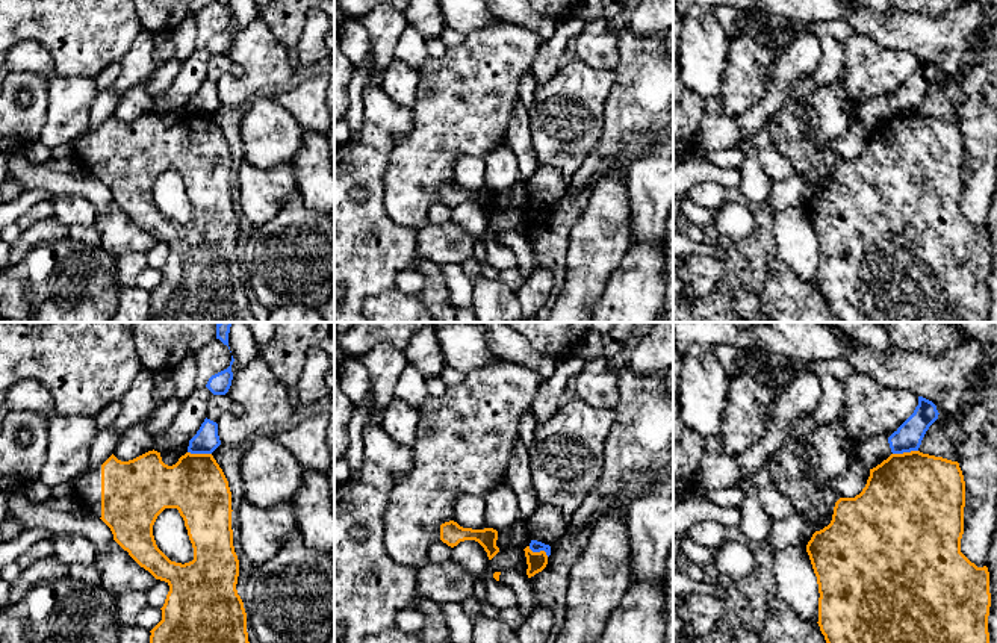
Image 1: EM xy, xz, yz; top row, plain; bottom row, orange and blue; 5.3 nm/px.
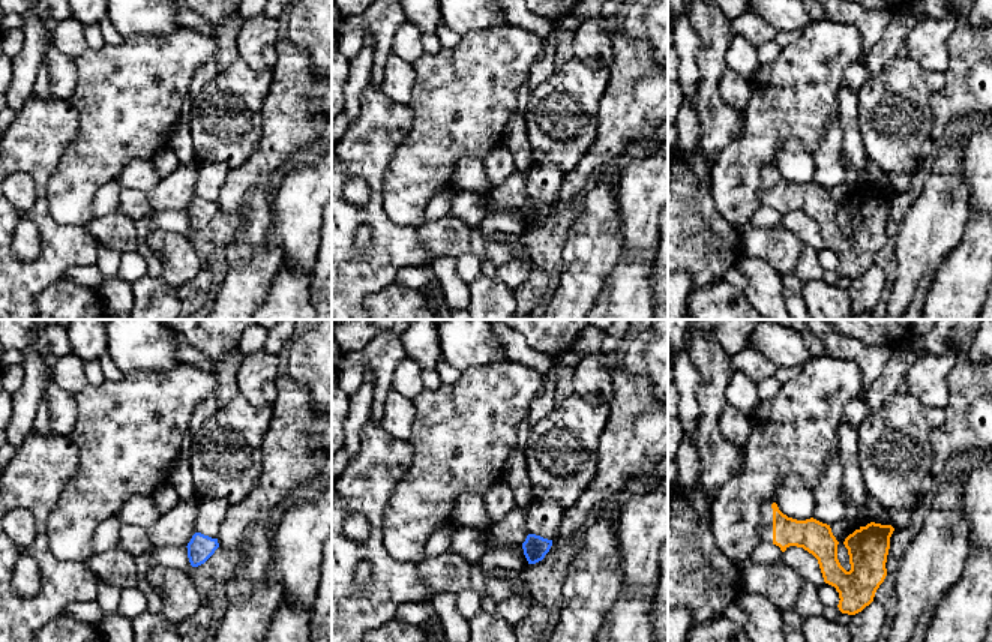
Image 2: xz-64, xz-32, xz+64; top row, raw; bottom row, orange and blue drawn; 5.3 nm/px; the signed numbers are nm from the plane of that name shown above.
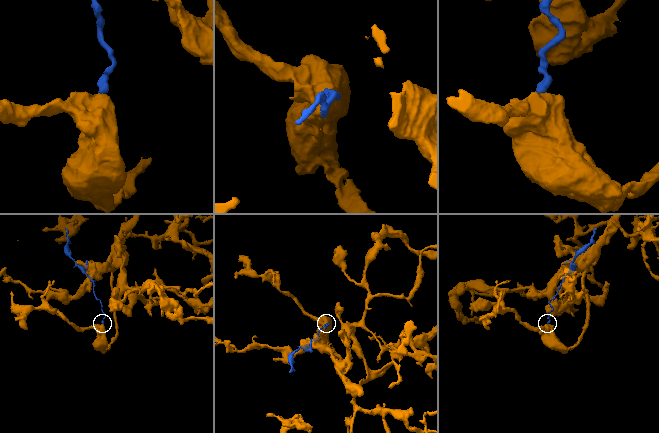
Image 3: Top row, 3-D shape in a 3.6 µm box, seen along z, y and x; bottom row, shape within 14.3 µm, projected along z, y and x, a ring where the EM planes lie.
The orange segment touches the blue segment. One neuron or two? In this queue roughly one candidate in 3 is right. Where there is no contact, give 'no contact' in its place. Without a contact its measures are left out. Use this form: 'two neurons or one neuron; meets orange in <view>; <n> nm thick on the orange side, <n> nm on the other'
two neurons; meets orange in yz; 500 nm thick on the orange side, 150 nm on the other

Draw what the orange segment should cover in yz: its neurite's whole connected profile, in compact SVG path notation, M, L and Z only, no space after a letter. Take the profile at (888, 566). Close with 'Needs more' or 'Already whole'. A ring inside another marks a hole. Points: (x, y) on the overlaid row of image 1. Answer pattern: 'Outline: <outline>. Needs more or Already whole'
Outline: M911 451L891 454L870 469L865 487L855 498L840 498L835 502L832 520L815 531L806 545L818 584L818 626L826 643L989 643L988 616L991 607L988 567L977 567L961 552L964 534L965 481L958 461Z. Already whole

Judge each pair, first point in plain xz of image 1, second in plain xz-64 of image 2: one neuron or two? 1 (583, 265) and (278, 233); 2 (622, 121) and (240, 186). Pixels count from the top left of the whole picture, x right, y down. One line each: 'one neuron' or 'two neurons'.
1: two neurons
2: one neuron

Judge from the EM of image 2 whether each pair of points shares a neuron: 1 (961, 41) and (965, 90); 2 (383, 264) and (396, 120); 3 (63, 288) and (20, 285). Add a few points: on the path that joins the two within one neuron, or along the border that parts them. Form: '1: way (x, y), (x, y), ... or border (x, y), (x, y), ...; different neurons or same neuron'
1: way (965, 53), (965, 78); same neuron
2: way (383, 228), (375, 218), (375, 156); same neuron
3: border (62, 276), (44, 288), (33, 303); different neurons

